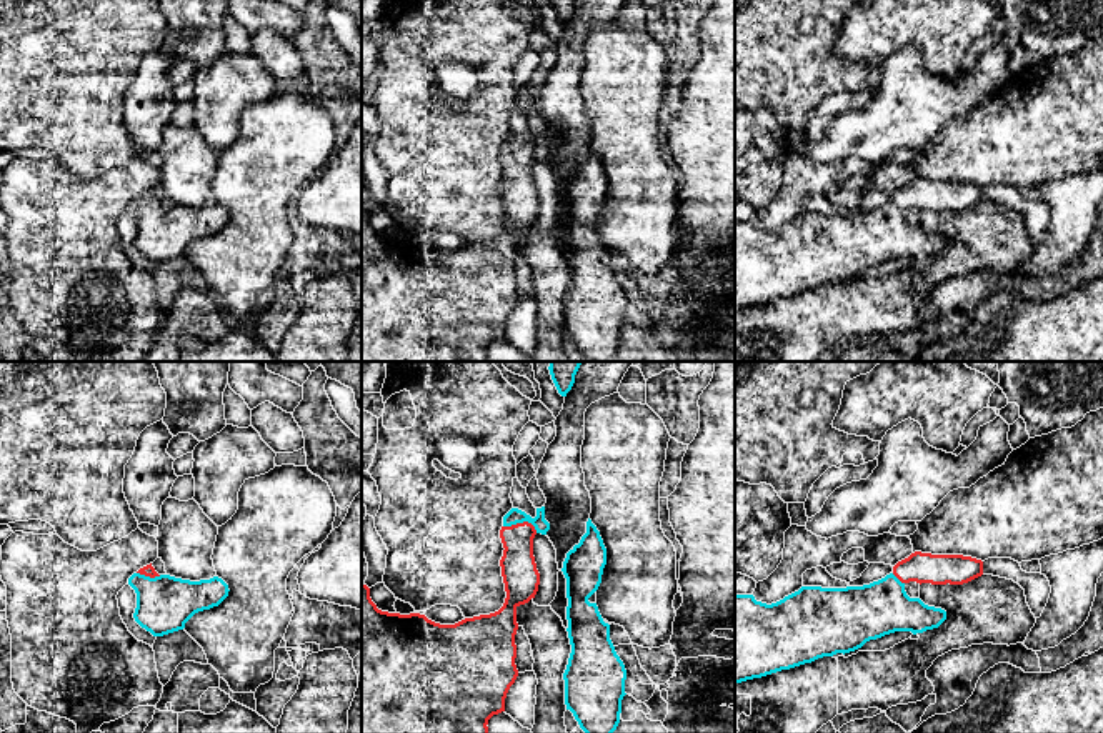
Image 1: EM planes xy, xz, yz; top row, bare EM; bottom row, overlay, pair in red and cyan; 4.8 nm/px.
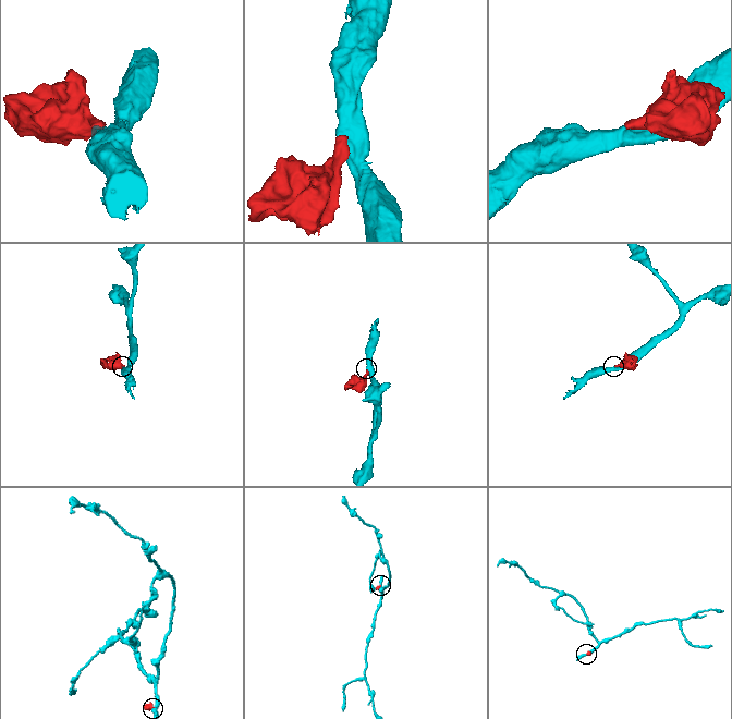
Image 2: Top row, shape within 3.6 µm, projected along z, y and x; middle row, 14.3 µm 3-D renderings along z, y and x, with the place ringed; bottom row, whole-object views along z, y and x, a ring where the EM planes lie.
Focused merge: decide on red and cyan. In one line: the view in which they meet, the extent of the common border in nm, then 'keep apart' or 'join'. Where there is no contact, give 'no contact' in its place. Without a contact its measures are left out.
contact in xz; length 170 nm; join

